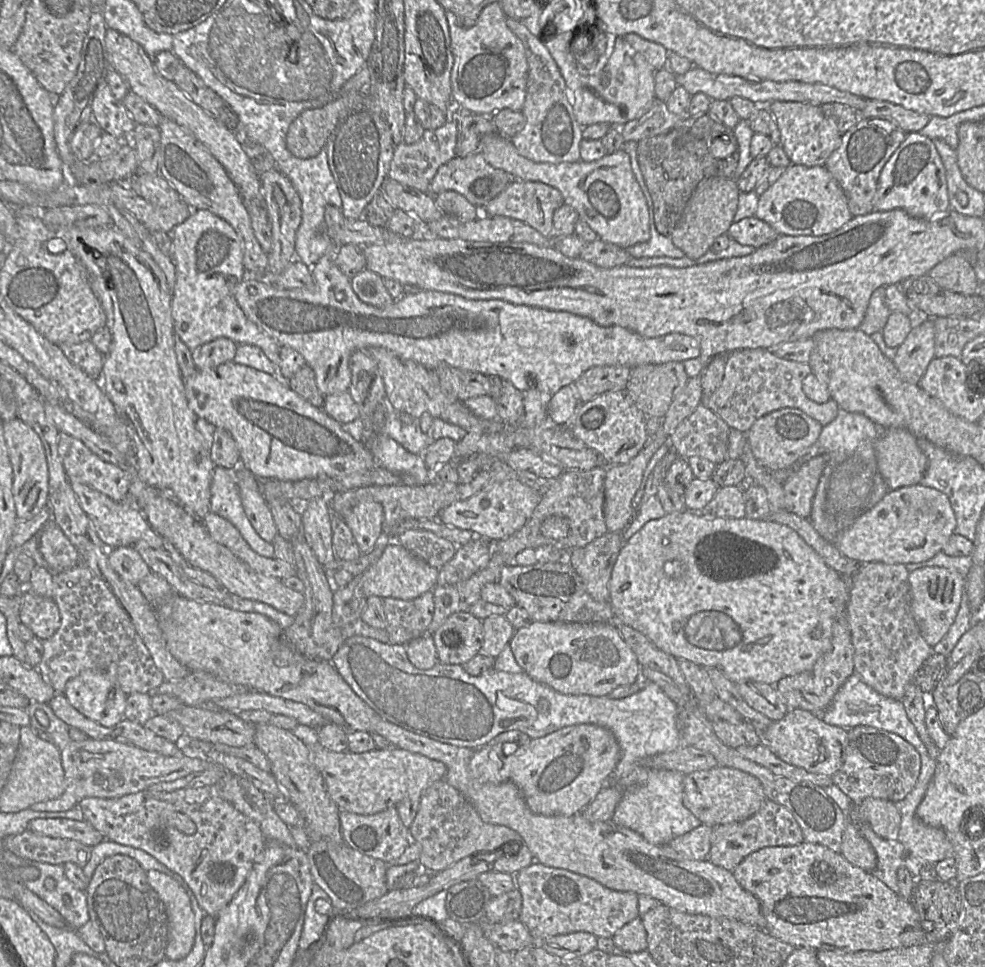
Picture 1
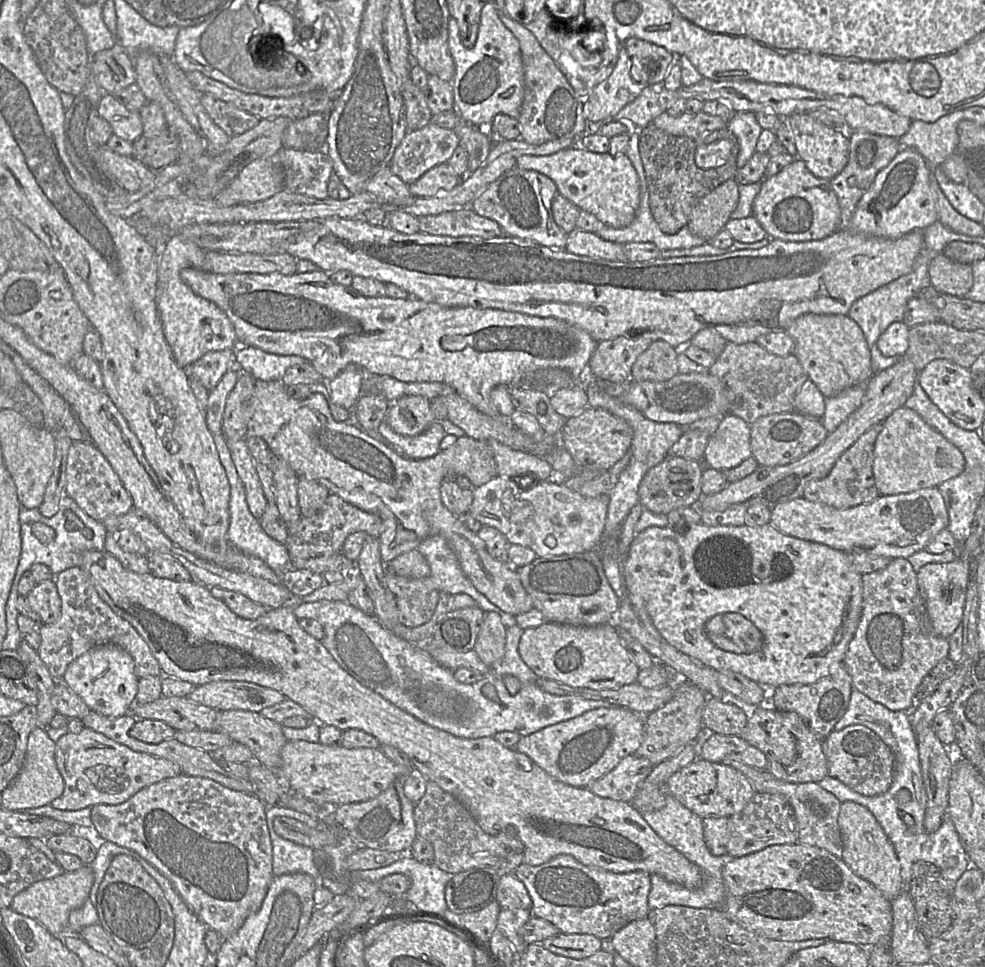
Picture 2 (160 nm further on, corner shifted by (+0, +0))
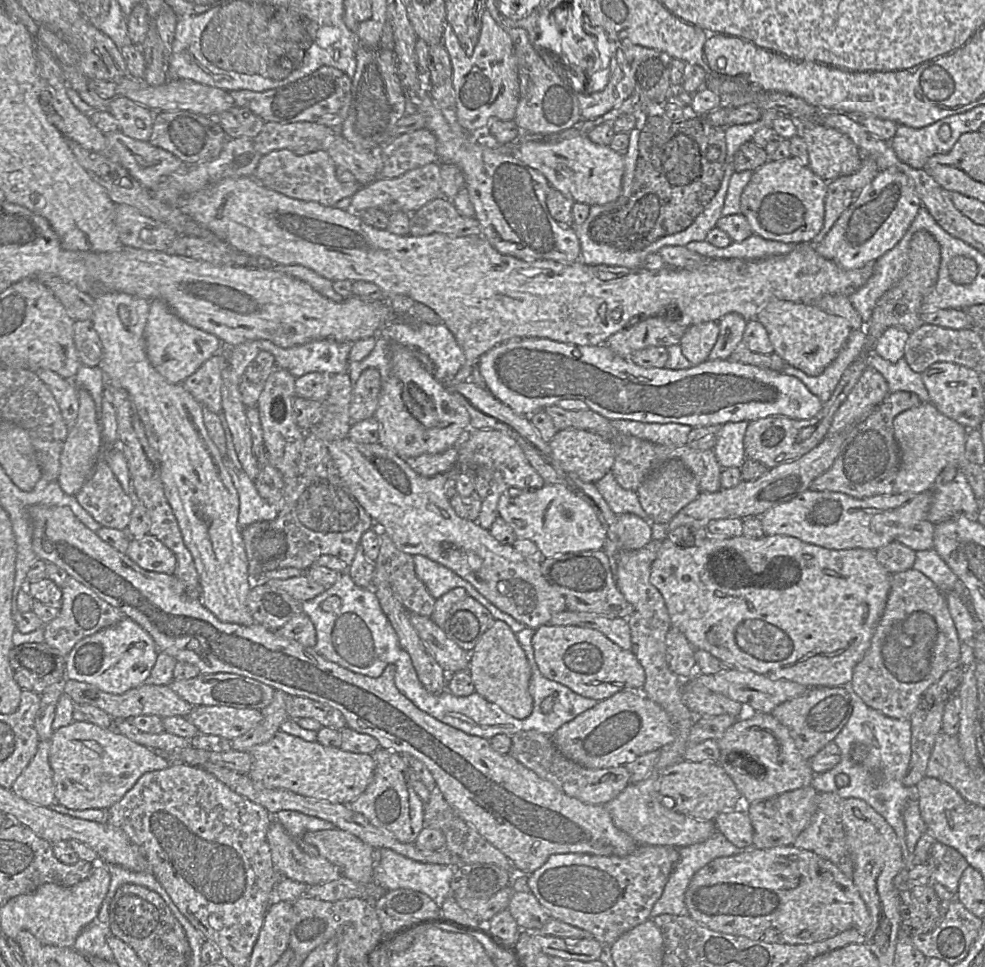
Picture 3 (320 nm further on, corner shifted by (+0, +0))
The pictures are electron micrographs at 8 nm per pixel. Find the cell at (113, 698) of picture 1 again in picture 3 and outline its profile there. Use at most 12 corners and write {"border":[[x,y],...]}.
{"border":[[131,618],[80,640],[66,679],[123,694],[159,650]]}

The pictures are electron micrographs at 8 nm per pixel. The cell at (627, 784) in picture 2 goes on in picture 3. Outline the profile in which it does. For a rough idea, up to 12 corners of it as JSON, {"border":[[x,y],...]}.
{"border":[[511,736],[509,755],[567,796],[605,805],[629,784],[624,765],[589,769],[551,736]]}

